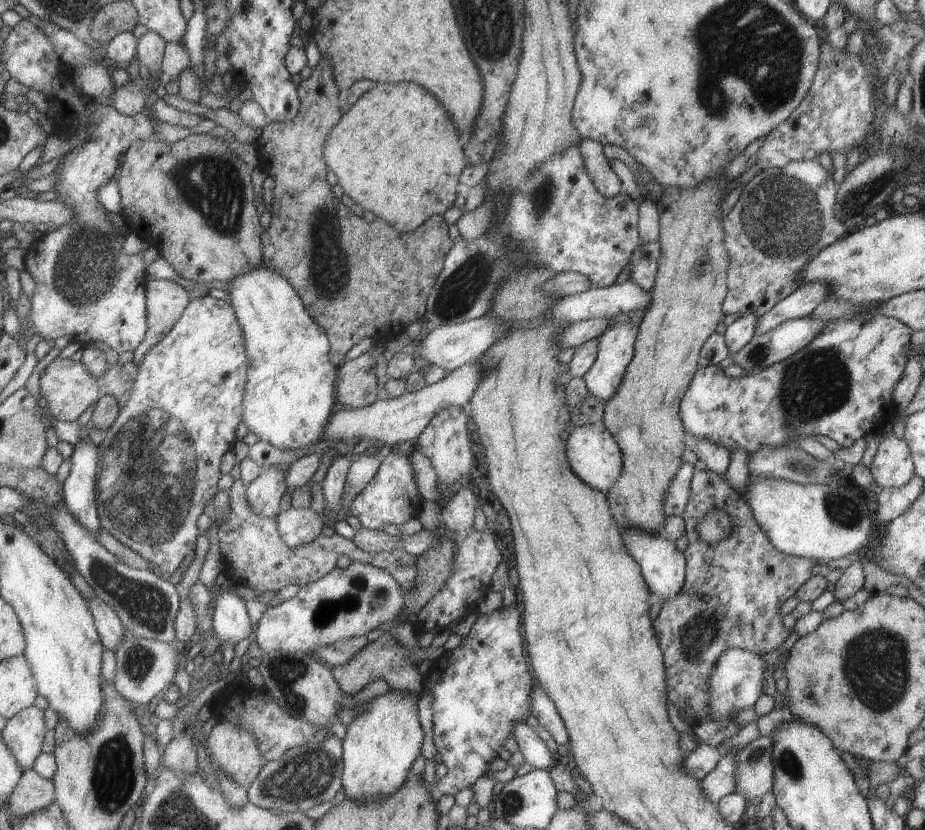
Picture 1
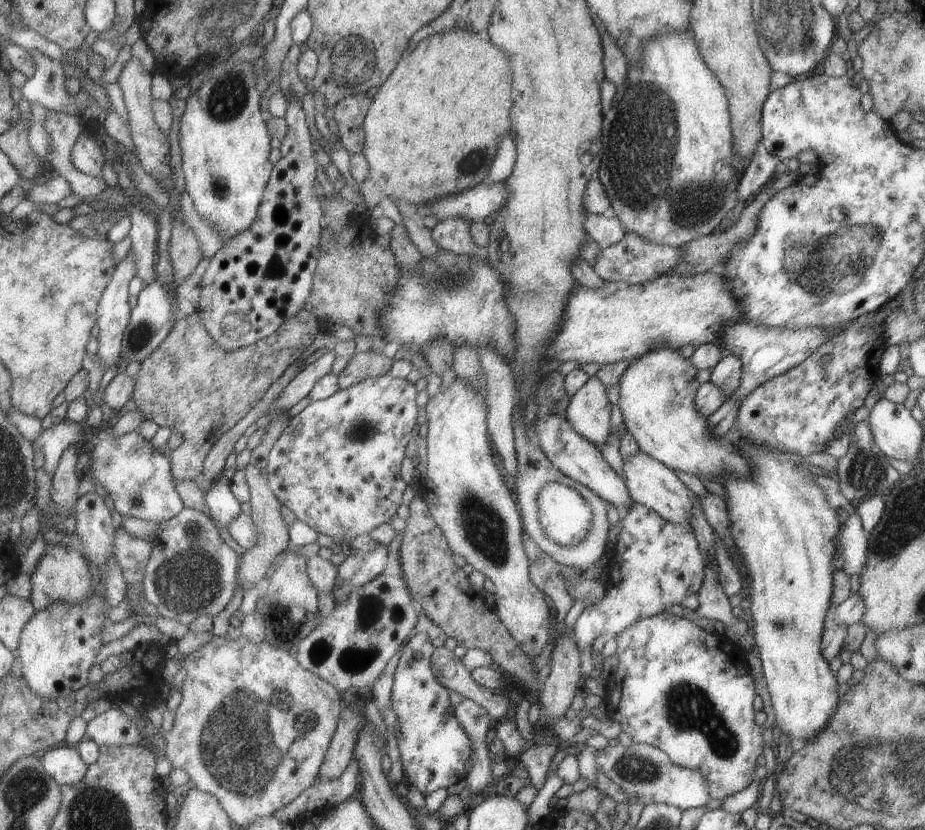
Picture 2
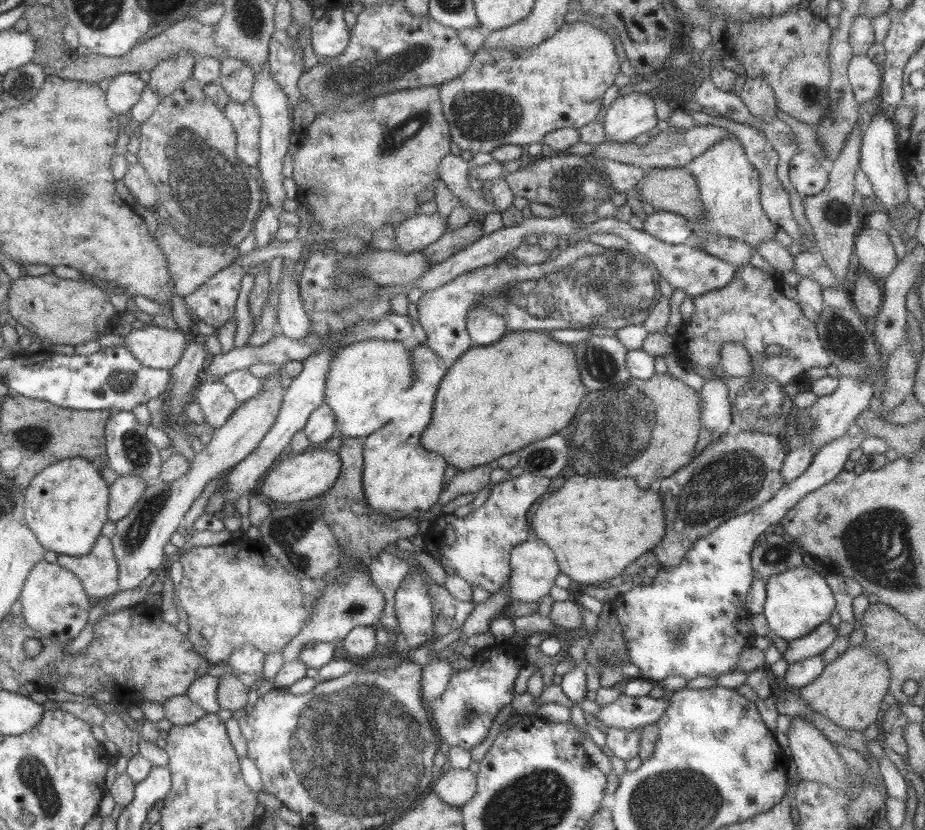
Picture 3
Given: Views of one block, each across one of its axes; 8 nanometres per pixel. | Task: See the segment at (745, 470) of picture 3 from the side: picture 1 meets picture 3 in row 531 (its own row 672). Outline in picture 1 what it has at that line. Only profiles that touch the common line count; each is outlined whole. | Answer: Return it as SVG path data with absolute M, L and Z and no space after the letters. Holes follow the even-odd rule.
M695 470L691 474L689 498L680 517L683 519L688 540L688 545L682 552L685 557L685 580L679 594L673 600L662 601L661 608L652 623L662 652L669 702L685 716L693 716L696 722L709 721L707 680L711 676L711 668L717 656L727 648L737 647L756 654L771 652L779 648L789 634L789 631L785 630L781 624L779 606L787 598L795 595L795 591L813 575L822 573L823 569L817 567L815 559L786 555L775 550L771 542L767 540L767 535L761 532L745 500L727 484L724 477L711 471ZM720 508L725 514L729 514L733 528L723 540L707 544L697 536L695 524L709 510Z

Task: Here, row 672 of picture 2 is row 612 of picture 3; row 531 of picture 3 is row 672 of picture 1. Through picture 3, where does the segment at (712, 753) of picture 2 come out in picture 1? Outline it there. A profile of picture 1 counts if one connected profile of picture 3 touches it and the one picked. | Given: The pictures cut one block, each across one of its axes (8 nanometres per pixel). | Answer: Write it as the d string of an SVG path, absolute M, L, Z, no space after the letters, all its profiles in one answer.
M727 648L723 650L713 668L711 676L707 680L707 694L709 694L709 721L732 719L740 710L754 706L760 695L761 681L766 679L765 662L759 658L759 654L751 653L741 648Z

